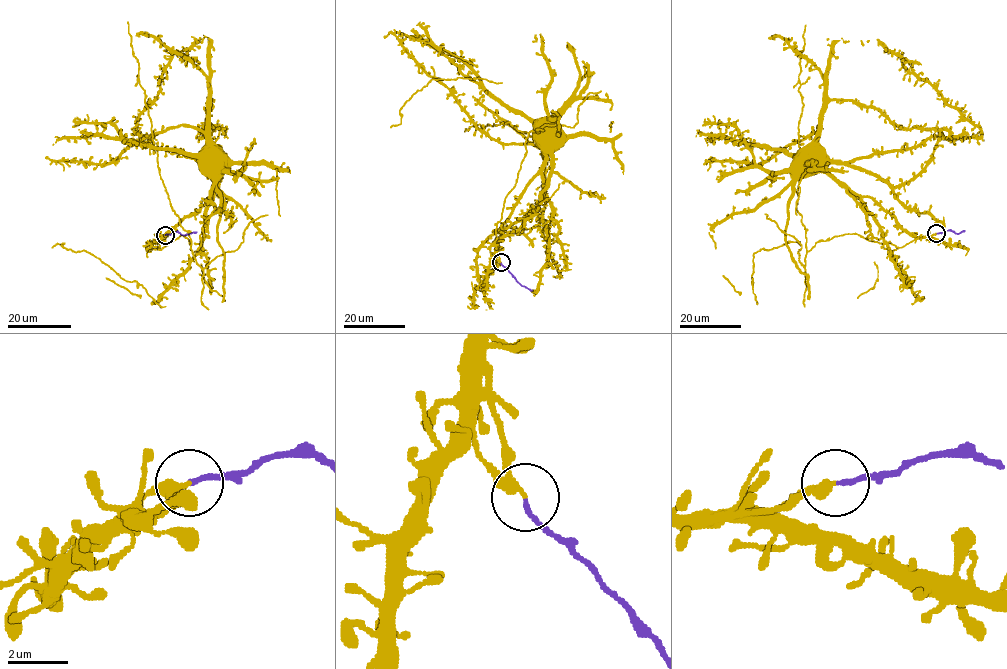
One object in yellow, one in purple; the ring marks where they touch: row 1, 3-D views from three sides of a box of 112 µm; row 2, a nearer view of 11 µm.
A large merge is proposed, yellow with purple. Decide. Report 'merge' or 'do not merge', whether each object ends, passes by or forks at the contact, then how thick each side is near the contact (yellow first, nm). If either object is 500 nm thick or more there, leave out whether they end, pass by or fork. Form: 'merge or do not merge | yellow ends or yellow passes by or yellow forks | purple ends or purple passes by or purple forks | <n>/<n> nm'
merge | yellow ends | purple ends | 300/140 nm

